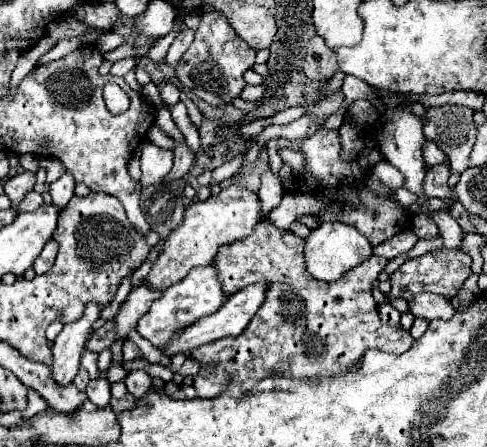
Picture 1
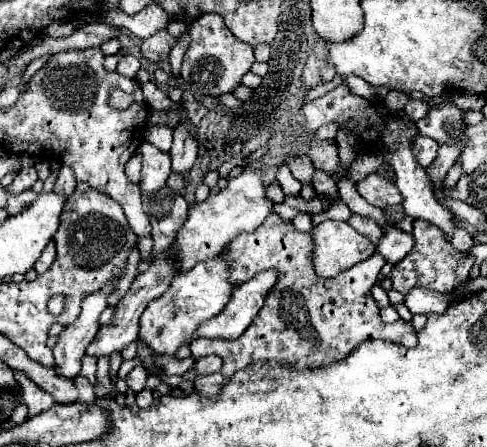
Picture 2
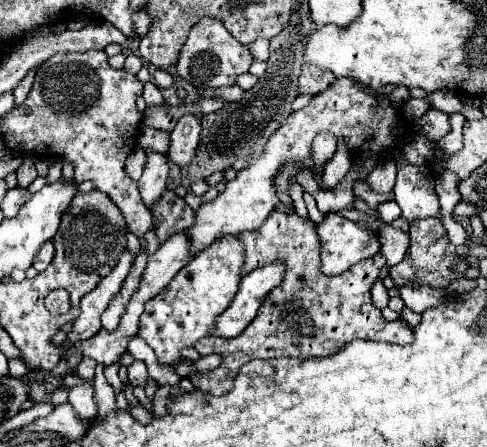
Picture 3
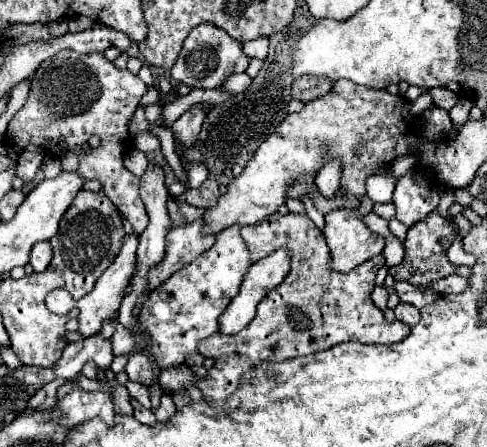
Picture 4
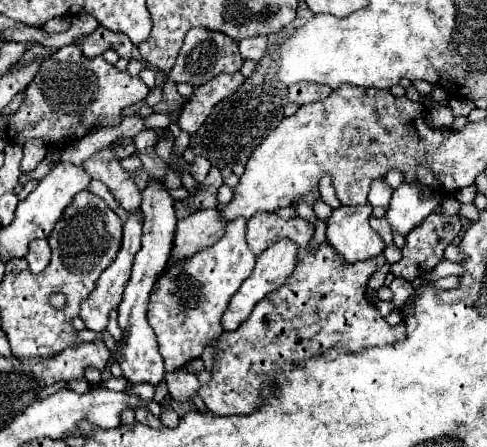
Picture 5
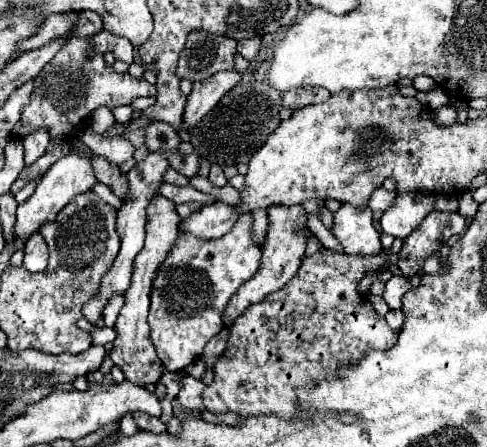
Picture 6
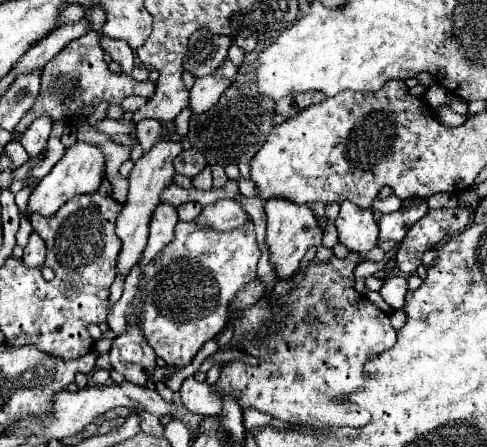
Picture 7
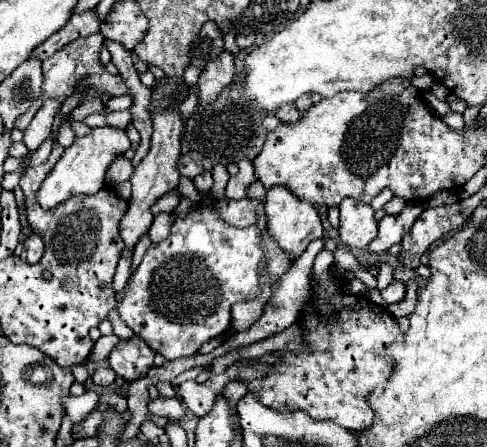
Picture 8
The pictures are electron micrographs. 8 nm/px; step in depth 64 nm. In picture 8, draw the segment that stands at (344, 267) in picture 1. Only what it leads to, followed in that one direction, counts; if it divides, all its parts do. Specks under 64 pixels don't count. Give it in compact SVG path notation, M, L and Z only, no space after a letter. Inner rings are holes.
M346 198L340 204L340 240L348 248L364 250L376 238L378 222L374 218L372 206L360 204L358 200Z

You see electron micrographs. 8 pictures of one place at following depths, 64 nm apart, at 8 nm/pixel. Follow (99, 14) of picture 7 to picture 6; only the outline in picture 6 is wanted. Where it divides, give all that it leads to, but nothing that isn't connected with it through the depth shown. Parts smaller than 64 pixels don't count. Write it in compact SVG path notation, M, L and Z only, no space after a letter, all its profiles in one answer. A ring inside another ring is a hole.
M82 12L70 32L72 32L72 36L94 36L94 34L98 34L102 28L104 28L104 26L102 26L100 16L96 16L94 12Z

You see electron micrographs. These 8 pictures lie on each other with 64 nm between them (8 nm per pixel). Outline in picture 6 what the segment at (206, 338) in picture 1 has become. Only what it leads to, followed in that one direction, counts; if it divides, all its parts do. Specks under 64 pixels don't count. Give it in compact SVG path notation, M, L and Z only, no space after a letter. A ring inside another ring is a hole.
M272 206L268 208L268 220L270 220L270 230L266 236L266 242L262 246L262 260L260 260L260 268L256 270L256 276L252 276L252 280L246 280L238 292L232 296L232 300L228 302L228 308L224 310L224 326L232 326L234 320L254 302L264 300L264 296L268 296L274 290L280 290L300 268L304 250L306 250L306 240L312 234L306 228L306 212L302 206Z

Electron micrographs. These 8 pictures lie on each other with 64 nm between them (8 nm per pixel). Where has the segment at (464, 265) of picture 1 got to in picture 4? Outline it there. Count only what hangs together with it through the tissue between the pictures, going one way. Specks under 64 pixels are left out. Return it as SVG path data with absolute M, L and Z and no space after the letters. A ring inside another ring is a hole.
M432 212L430 216L426 216L424 220L416 222L406 236L406 254L404 260L398 266L390 268L390 274L394 276L394 280L406 280L414 286L428 286L434 280L442 280L446 276L456 274L456 268L448 258L446 252L454 240L454 224L444 220L438 212Z

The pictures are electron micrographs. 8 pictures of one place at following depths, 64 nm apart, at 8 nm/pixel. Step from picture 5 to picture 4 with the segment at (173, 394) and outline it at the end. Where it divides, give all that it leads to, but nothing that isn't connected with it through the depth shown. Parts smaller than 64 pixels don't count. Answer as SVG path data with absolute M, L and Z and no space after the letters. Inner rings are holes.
M184 364L184 368L166 368L166 370L160 370L160 376L158 376L158 384L164 388L164 390L178 390L178 388L184 388L188 384L192 384L192 370Z

